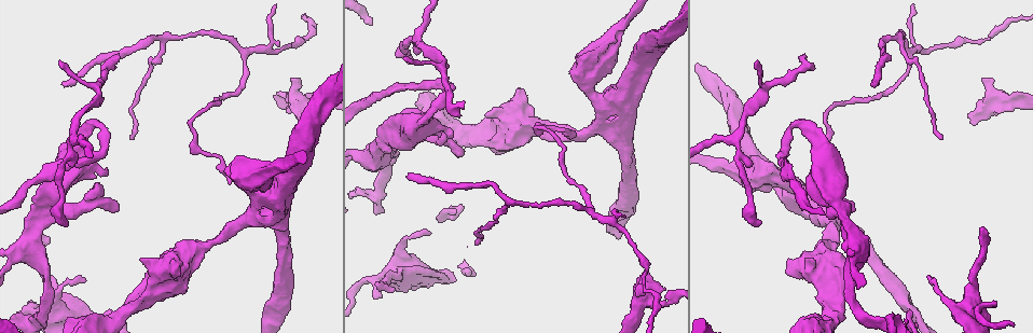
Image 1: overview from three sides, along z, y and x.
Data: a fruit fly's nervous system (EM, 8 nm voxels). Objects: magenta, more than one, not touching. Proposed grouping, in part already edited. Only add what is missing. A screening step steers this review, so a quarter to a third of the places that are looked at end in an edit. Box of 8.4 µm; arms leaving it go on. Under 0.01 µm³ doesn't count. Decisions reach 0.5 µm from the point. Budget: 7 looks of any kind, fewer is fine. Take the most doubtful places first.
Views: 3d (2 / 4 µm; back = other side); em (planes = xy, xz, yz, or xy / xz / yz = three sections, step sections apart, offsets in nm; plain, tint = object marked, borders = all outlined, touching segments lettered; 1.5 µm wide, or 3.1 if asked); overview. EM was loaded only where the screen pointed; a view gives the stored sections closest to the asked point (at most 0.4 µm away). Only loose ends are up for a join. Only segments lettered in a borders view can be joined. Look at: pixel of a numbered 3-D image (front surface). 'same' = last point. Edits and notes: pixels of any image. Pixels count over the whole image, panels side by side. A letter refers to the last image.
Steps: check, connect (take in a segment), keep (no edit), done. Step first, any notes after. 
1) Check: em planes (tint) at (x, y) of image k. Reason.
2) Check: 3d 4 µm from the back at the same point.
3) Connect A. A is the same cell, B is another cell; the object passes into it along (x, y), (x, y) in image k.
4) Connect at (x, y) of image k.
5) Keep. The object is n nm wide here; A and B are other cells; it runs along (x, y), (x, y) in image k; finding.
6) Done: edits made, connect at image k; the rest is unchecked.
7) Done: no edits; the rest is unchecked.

Check: 3d 4 µm at (644, 271) of image 1. Free end.

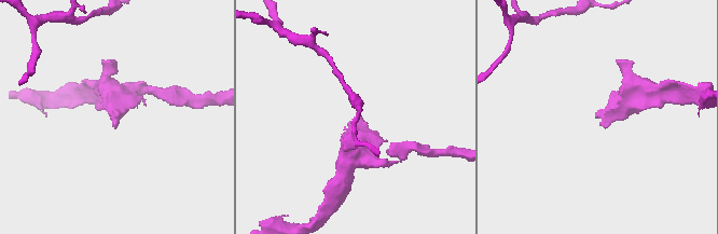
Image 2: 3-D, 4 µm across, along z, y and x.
Check: em xz step 4 (borders) at (599, 122) of image 2.

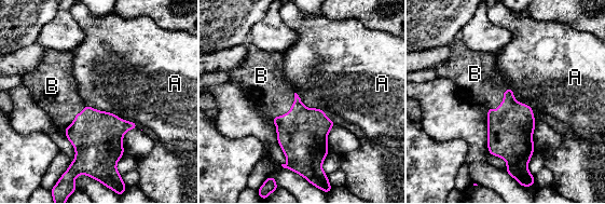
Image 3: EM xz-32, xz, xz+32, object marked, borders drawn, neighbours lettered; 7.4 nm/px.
Connect B. B is the same cell, A is another cell; the object passes into it along (302, 134), (289, 112), (266, 89) in image 3; it goes on there.

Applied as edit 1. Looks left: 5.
Check: overview.

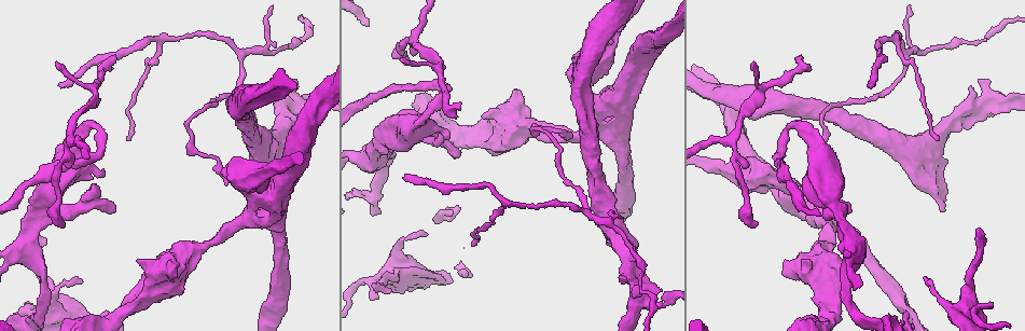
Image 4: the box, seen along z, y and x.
Check: 3d 2 µm at (943, 210) of image 4. An open end.

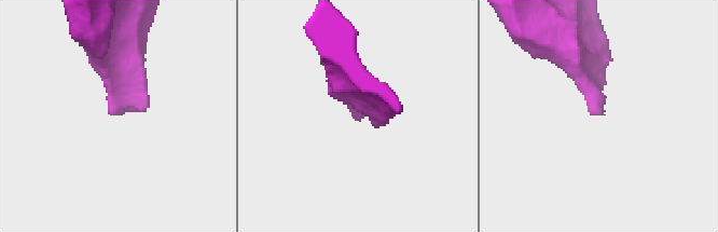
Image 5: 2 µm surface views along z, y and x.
Check: em yz step 4 (tint) at (360, 115) of image 5. Need the tissue.

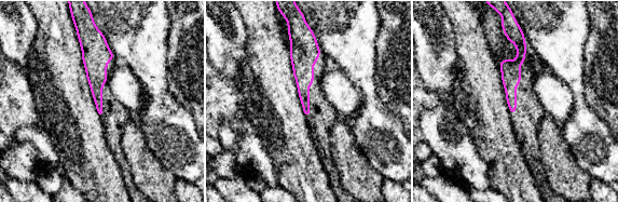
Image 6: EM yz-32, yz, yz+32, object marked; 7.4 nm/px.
Check: em planes (borders) at the same point.

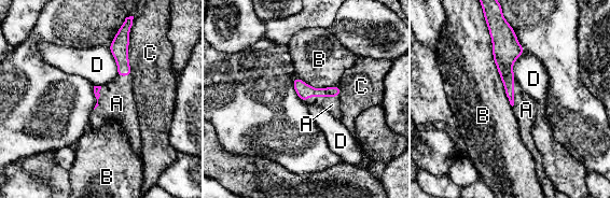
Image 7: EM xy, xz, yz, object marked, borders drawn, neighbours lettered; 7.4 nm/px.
Connect A. A is the same cell, B, C and D are other cells; it goes on there.

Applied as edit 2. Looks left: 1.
Done: edits made, connect at image 3, connect at image 7; the rest is unchecked.

